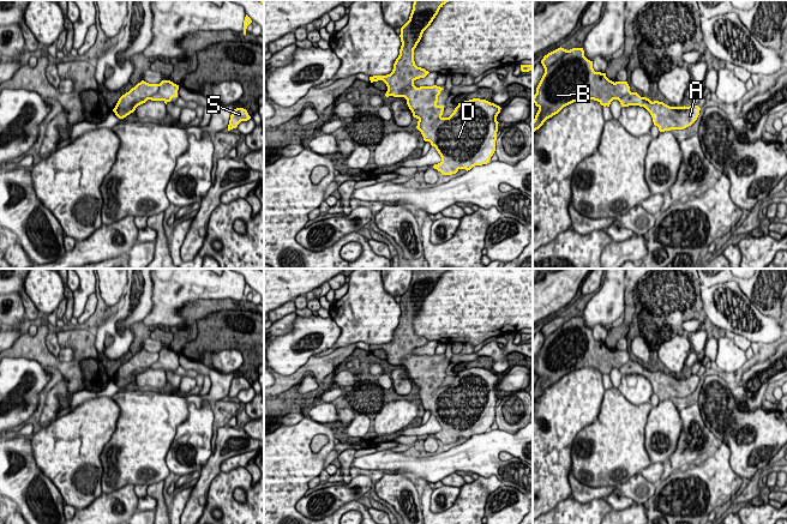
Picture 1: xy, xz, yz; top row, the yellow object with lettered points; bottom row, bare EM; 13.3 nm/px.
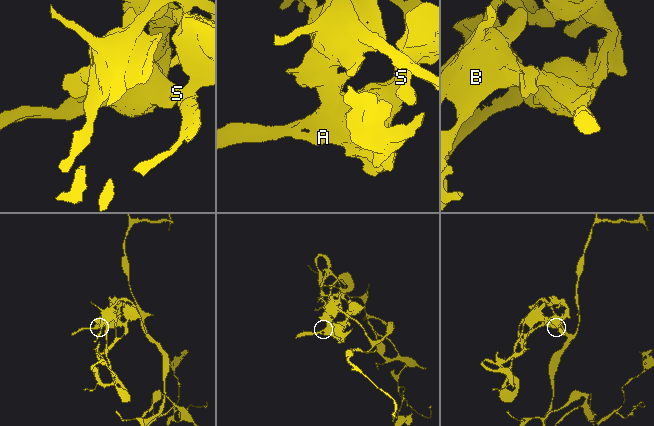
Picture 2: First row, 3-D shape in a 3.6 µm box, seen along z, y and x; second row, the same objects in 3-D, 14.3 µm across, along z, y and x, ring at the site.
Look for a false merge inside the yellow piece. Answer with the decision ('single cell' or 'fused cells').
single cell

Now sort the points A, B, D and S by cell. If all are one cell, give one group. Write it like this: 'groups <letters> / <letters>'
groups A B D S

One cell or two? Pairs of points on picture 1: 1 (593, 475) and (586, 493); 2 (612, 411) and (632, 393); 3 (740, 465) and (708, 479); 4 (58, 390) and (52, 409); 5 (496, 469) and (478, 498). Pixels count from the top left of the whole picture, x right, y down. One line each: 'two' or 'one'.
1: two
2: two
3: two
4: one
5: two

